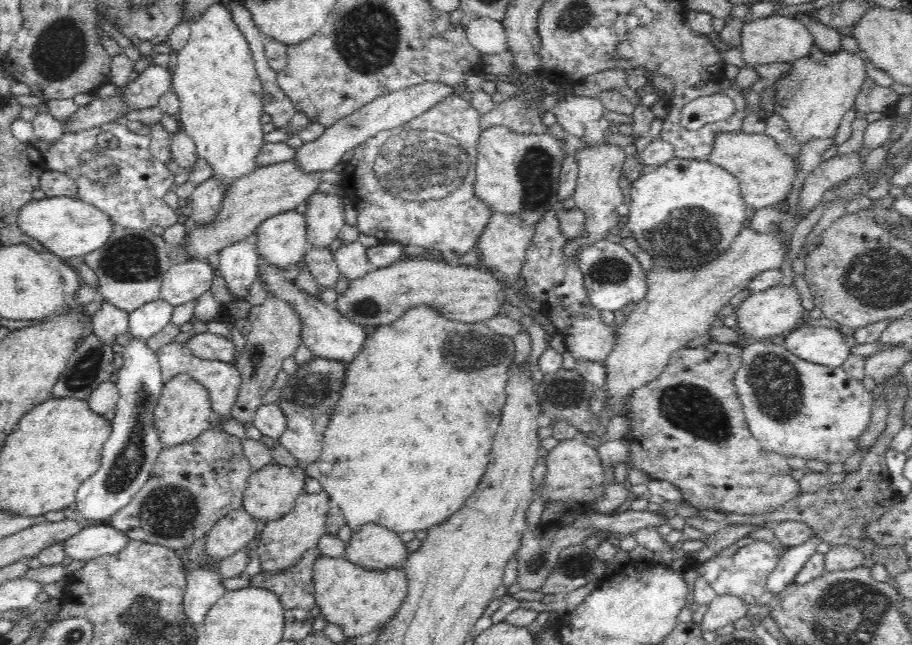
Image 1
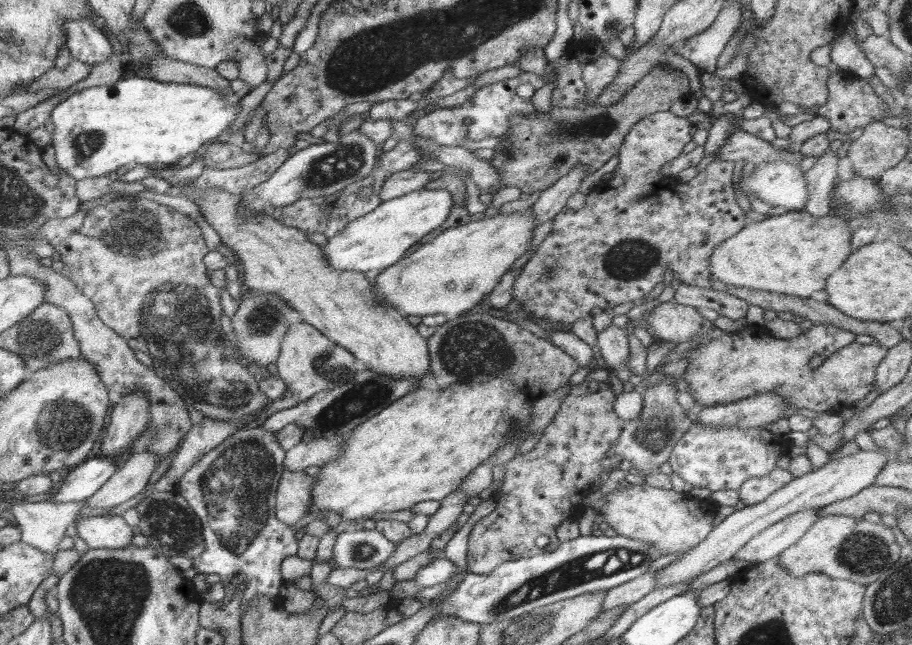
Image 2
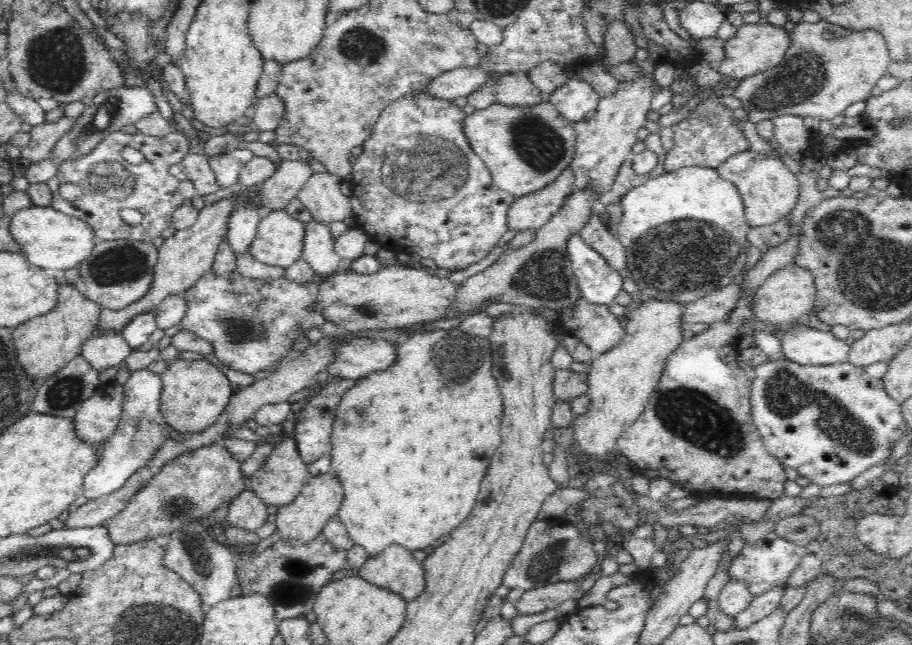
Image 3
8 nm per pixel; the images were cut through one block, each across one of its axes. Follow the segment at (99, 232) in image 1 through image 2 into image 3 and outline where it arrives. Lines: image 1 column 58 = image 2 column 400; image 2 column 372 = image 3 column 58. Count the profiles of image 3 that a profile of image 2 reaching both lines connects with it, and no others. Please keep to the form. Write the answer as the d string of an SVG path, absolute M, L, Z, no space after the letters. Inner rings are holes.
M34 206L18 210L9 227L12 237L21 247L29 264L49 272L61 274L79 266L93 254L95 233L88 222L57 212L52 206Z

